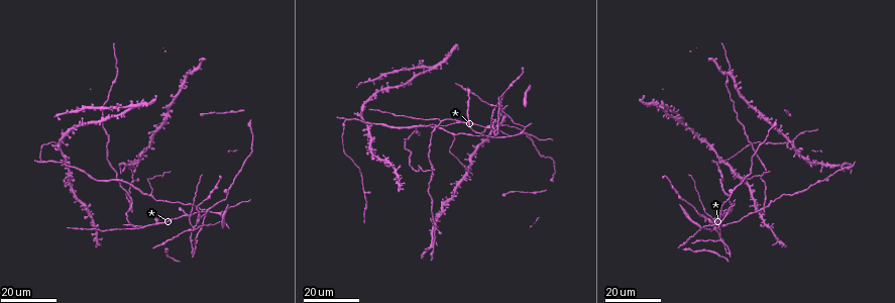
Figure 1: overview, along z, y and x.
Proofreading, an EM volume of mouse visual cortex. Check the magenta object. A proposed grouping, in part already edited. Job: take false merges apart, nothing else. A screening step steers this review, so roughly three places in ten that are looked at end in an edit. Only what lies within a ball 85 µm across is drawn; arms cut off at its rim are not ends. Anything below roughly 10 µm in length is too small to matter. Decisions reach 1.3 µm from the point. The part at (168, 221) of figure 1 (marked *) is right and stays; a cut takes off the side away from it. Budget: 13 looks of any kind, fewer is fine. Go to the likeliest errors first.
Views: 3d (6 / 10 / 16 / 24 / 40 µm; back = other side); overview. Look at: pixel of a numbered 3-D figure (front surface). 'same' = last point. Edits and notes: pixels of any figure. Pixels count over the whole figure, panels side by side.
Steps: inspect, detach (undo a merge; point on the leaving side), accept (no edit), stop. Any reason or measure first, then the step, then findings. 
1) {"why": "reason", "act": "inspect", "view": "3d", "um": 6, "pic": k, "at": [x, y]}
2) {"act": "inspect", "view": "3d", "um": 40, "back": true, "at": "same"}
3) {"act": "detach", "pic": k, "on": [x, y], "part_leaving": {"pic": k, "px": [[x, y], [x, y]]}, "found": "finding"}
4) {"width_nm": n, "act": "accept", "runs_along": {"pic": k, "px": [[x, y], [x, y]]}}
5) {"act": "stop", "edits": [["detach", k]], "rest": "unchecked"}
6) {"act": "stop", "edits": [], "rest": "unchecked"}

{"why": "four-way junction", "act": "inspect", "view": "3d", "um": 16, "pic": 1, "at": [489, 128]}

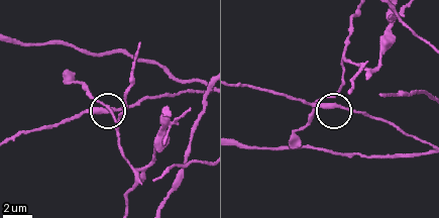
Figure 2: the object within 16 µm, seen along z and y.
{"why": "closer look", "act": "inspect", "view": "3d", "um": 6, "pic": 2, "at": [333, 106]}

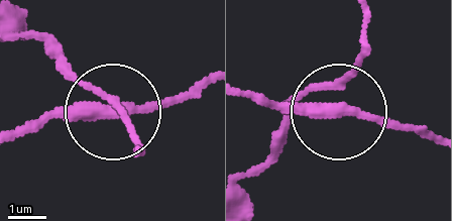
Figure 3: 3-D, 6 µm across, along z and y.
{"width_nm": 280, "act": "accept", "runs_along": {"pic": 3, "px": [[245, 94], [284, 110], [339, 107], [367, 17]]}, "found": "continuous, no second neuron"}

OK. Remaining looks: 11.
{"why": "looks like a crossing", "act": "inspect", "view": "3d", "um": 16, "pic": 1, "at": [766, 206]}

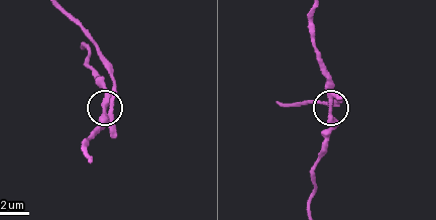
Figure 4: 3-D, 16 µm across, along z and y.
{"act": "inspect", "view": "3d", "um": 10, "pic": 4, "at": [108, 110]}

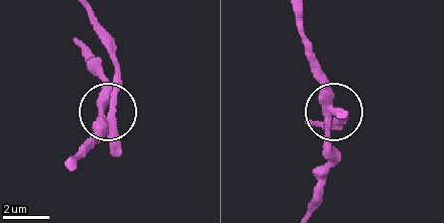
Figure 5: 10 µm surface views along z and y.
{"act": "detach", "pic": 5, "on": [113, 156], "found": "a second neuron is stuck on"}

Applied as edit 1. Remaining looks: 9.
{"why": "side arm on a straight run", "act": "inspect", "view": "3d", "um": 16, "pic": 1, "at": [227, 190]}

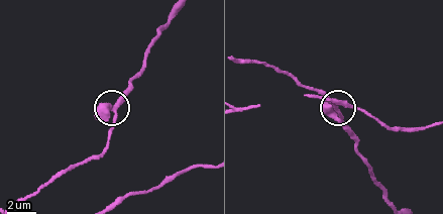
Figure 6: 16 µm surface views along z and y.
{"why": "zoom in", "act": "inspect", "view": "3d", "um": 10, "pic": 6, "at": [340, 118]}

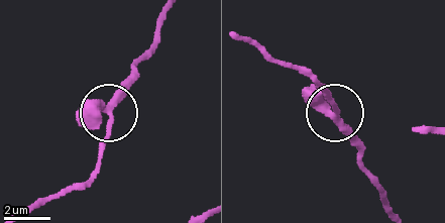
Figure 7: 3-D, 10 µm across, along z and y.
{"act": "accept", "runs_along": {"pic": 7, "px": [[248, 41], [312, 74], [329, 91], [341, 126], [362, 147]]}, "found": "continuous, no second neuron"}

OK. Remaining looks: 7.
{"why": "arms part here", "act": "inspect", "view": "3d", "um": 16, "pic": 1, "at": [152, 193]}

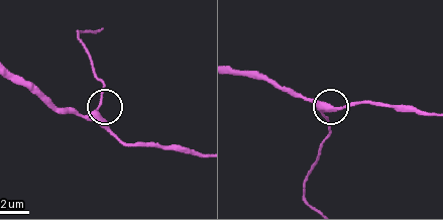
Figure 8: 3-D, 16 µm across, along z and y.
{"act": "inspect", "view": "3d", "um": 6, "pic": 8, "at": [94, 111]}

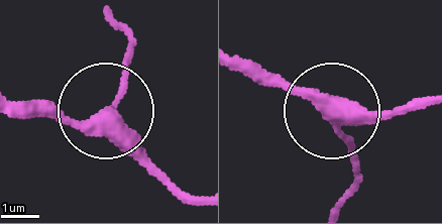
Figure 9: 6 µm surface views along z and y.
{"act": "accept", "runs_along": {"pic": 9, "px": [[421, 99], [382, 115], [334, 115], [353, 190]]}, "found": "one neuron here"}

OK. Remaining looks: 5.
{"act": "inspect", "view": "3d", "um": 24, "pic": 1, "at": [714, 227]}

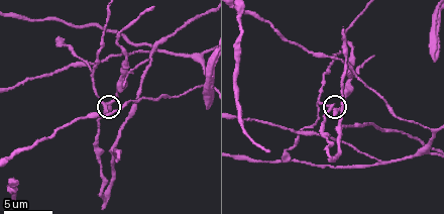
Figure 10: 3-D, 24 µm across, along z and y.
{"act": "inspect", "view": "3d", "um": 6, "pic": 10, "at": [109, 106]}

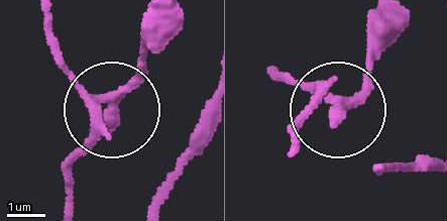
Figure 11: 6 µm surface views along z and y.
{"act": "detach", "pic": 11, "on": [143, 67], "found": "two neurons meet here"}

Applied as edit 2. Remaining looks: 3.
{"act": "inspect", "view": "overview"}

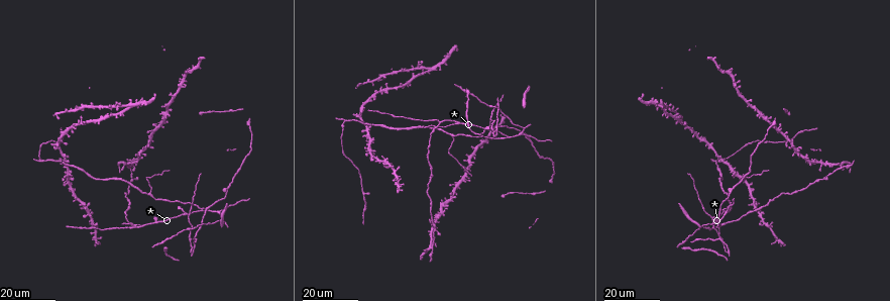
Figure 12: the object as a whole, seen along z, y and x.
{"why": "three-way junction", "act": "inspect", "view": "3d", "um": 24, "pic": 12, "at": [196, 64]}

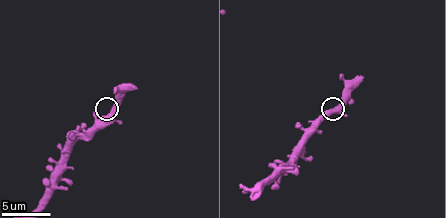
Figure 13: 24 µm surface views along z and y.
{"act": "inspect", "view": "3d", "um": 10, "pic": 13, "at": [106, 117]}

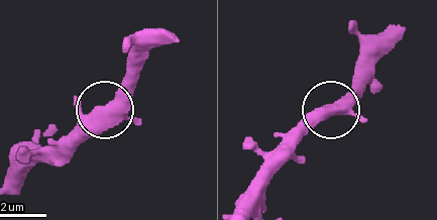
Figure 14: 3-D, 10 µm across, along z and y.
{"width_nm": 470, "act": "accept", "found": "all the same neuron"}

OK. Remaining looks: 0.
{"act": "stop", "edits": [["detach", 5], ["detach", 11]], "rest": "unchecked"}

